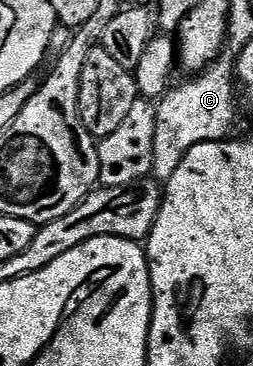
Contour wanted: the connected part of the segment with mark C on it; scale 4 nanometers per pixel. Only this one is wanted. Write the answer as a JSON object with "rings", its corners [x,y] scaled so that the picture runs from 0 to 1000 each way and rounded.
{"rings":[[[877,148],[826,186],[743,219],[711,238],[684,235],[621,284],[601,473],[640,495],[672,489],[759,402],[806,388],[889,383],[913,366],[905,358],[933,320],[933,167],[913,148]]]}

